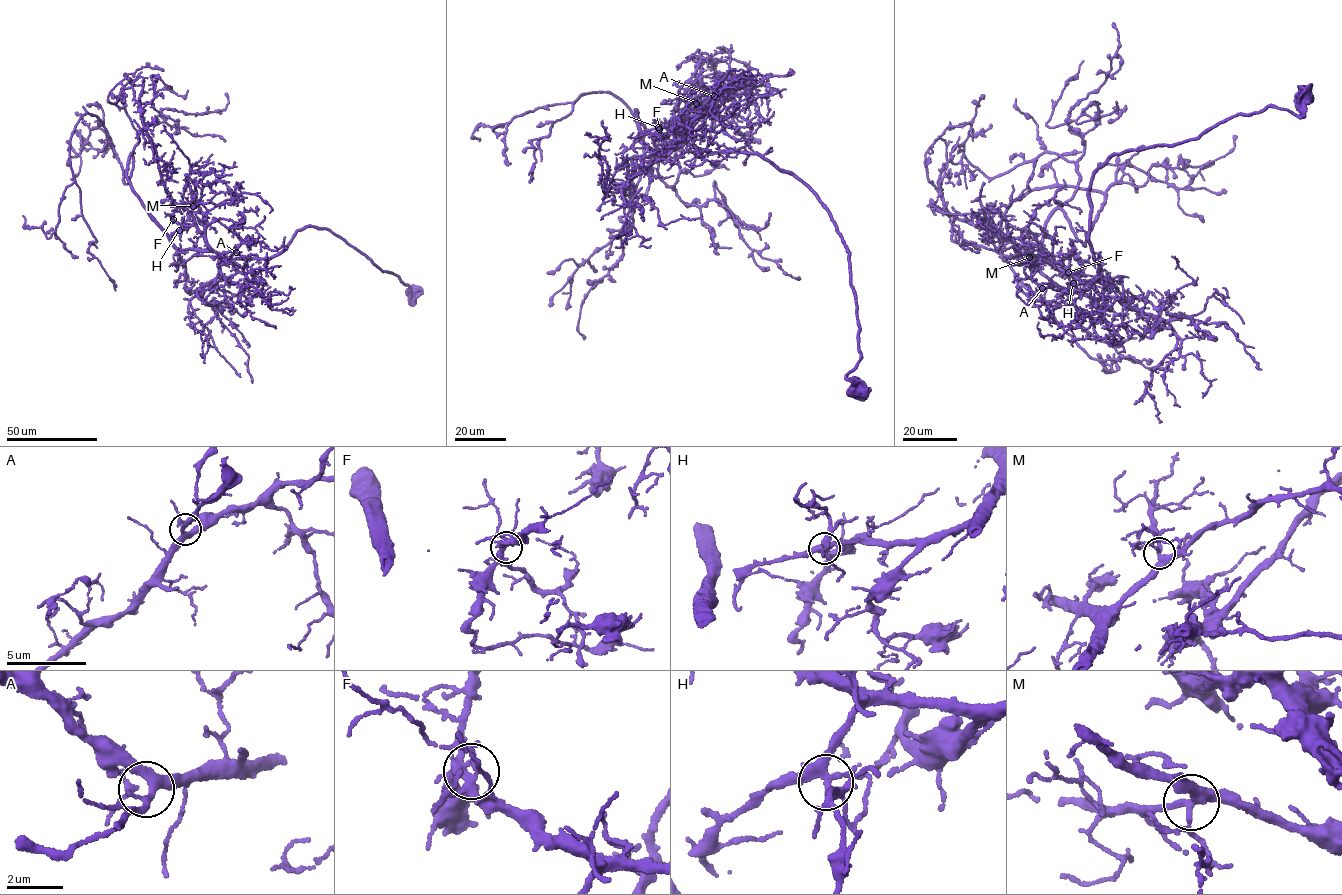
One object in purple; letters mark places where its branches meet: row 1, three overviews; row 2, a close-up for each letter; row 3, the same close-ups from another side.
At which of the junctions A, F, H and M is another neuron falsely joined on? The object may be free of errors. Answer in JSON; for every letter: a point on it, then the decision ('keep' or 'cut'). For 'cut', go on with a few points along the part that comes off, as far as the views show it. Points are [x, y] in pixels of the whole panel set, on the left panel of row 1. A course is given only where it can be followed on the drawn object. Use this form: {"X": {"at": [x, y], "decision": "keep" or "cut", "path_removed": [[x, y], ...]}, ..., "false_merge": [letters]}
{"A": {"at": [236, 252], "decision": "keep"}, "F": {"at": [173, 219], "decision": "keep"}, "H": {"at": [179, 230], "decision": "keep"}, "M": {"at": [193, 206], "decision": "keep"}, "false_merge": []}

